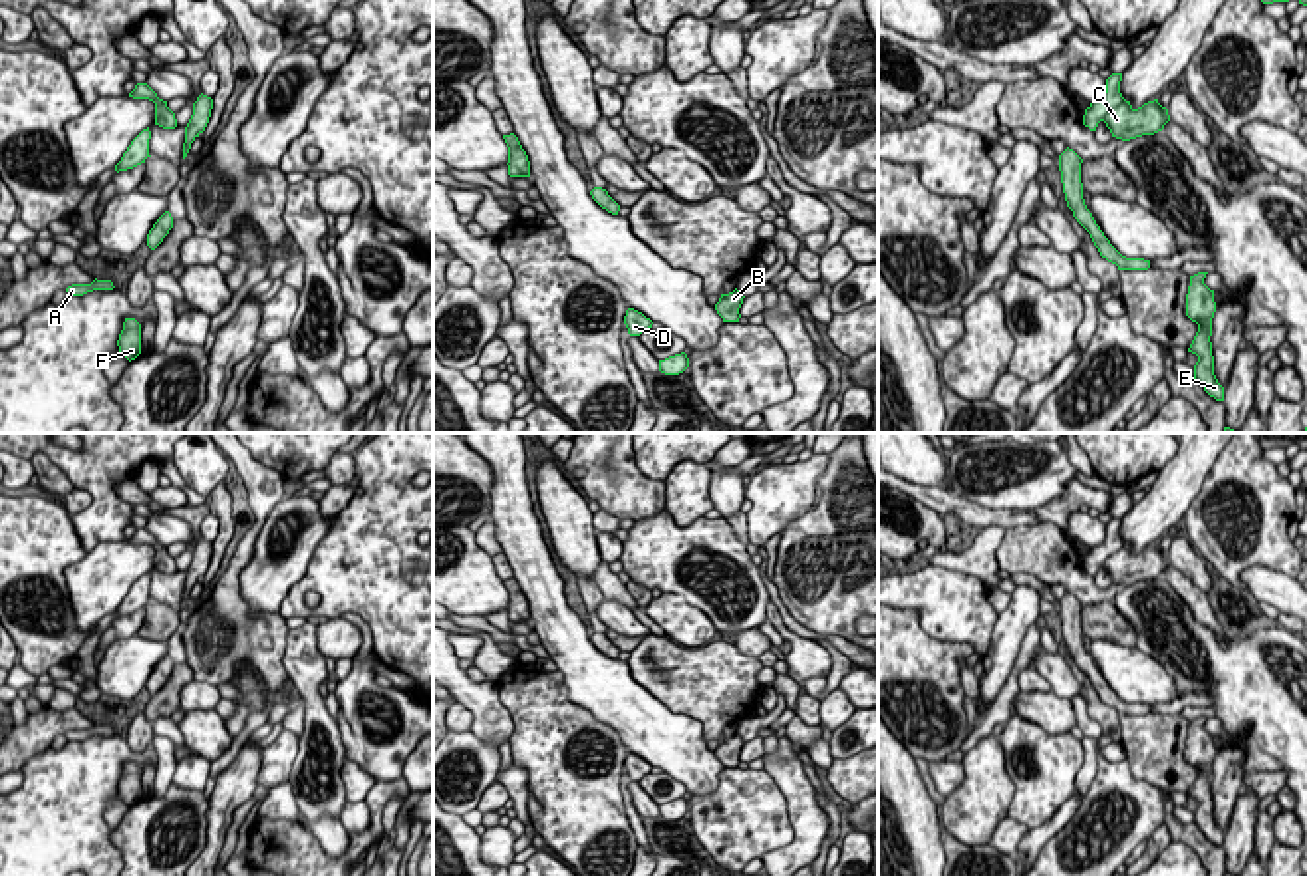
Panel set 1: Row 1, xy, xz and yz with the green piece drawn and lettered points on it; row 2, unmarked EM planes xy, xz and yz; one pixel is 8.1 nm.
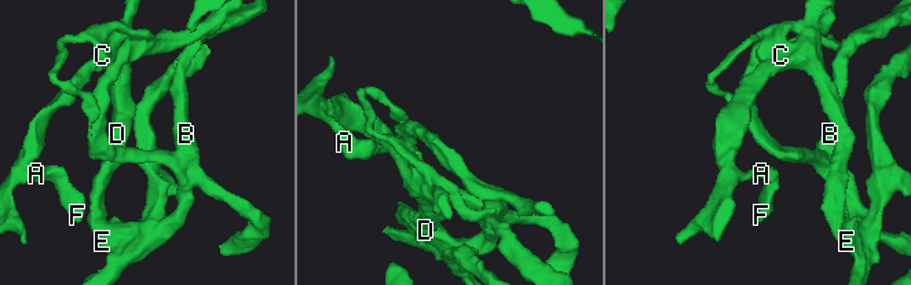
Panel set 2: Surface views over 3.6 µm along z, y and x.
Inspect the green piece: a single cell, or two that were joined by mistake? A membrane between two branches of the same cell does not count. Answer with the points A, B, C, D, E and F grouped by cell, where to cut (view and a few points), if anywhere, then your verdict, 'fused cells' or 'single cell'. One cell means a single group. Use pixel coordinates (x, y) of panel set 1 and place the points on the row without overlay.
A C D E F / B; cut in yz along (1099, 672), (1089, 678); fused cells

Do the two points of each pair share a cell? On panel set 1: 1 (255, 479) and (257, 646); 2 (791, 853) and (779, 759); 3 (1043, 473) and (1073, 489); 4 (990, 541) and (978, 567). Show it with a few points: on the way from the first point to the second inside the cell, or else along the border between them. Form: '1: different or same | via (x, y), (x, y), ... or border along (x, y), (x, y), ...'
1: same | via (259, 521), (231, 577), (231, 604)
2: same | via (801, 829), (801, 795), (793, 783)
3: different | border along (1075, 477), (1059, 495), (1033, 509)
4: same | via (984, 547), (978, 561)

